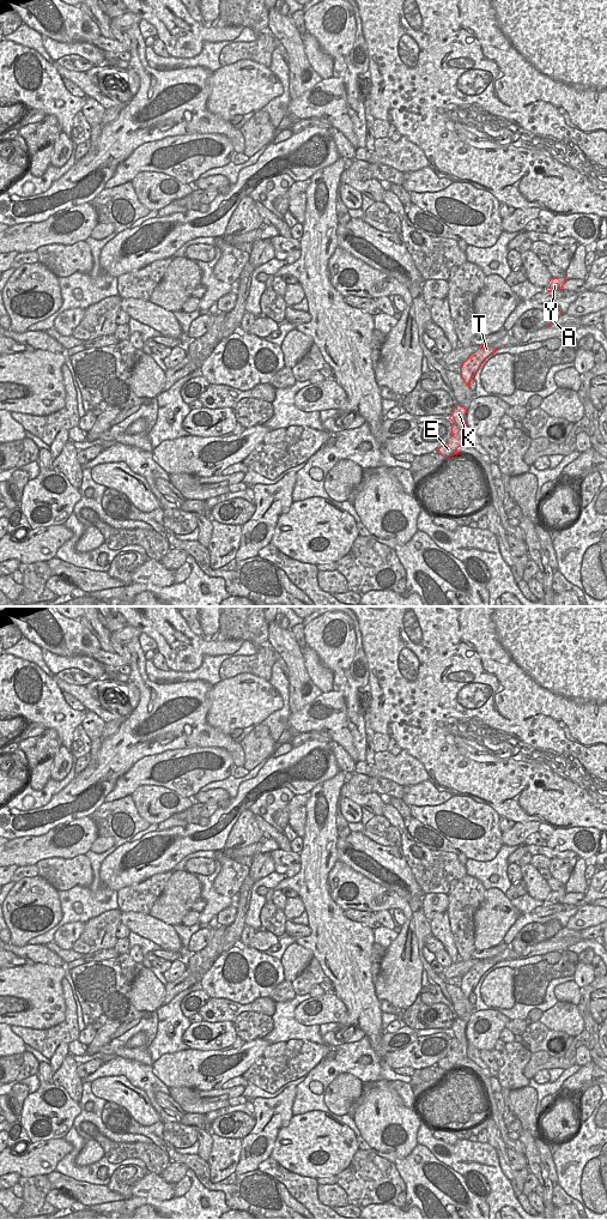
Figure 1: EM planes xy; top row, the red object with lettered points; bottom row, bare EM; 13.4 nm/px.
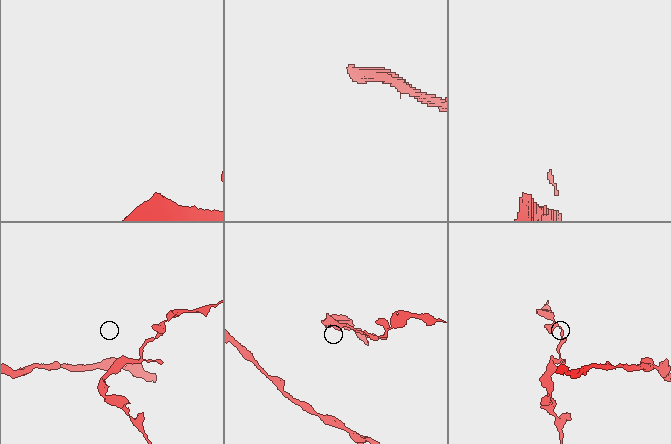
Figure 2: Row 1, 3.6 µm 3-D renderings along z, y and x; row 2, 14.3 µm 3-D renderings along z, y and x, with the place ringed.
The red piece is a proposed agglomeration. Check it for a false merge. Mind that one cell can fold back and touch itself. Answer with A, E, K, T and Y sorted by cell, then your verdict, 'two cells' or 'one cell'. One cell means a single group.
groups A E K T Y; one cell

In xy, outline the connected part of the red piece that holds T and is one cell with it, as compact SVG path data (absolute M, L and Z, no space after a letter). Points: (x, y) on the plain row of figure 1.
M479 959L479 962L473 966L461 979L460 989L466 998L474 991L482 974L493 967L497 962L490 959Z

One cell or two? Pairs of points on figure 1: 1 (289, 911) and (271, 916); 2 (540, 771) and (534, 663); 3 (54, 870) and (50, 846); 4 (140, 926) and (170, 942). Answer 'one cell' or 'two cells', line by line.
1: two cells
2: one cell
3: two cells
4: one cell

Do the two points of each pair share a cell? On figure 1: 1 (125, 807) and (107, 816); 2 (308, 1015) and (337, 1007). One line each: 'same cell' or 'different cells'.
1: same cell
2: same cell

